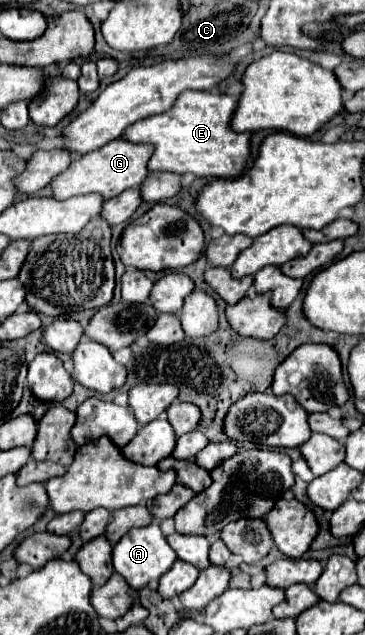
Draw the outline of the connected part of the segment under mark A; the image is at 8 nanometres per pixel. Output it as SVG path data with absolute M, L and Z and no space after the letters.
M151 523L147 527L135 527L129 533L123 535L123 539L113 547L113 569L115 573L119 573L131 589L143 589L149 581L159 579L163 573L167 573L171 569L171 565L175 563L177 555L175 551L169 547L169 543L165 541L165 535L161 533L157 523Z

